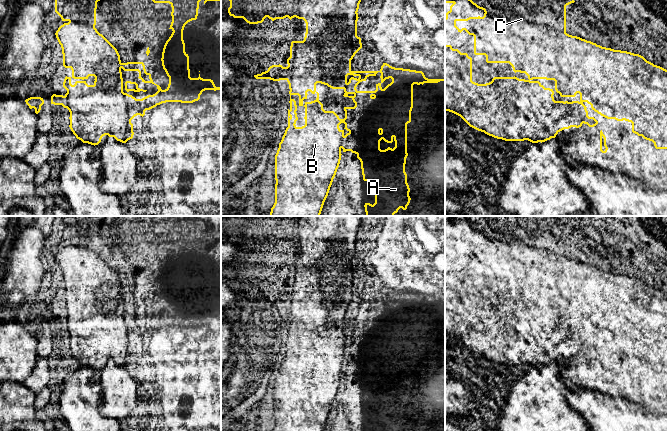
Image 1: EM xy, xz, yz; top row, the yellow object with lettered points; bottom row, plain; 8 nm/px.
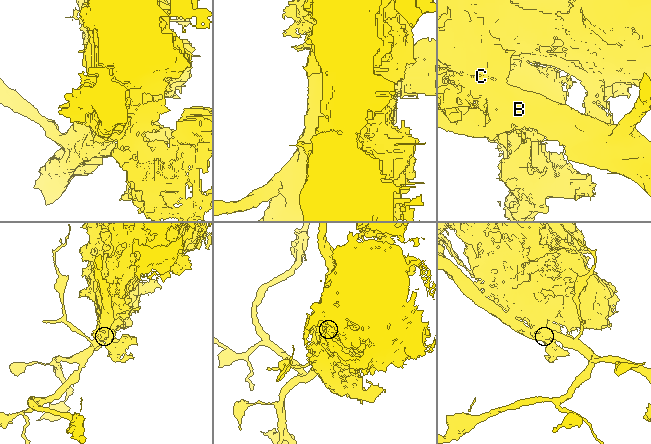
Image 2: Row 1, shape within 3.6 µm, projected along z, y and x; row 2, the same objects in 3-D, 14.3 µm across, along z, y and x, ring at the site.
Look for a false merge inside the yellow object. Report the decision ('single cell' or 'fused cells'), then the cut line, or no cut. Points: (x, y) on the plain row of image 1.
fused cells; cut in yz along (485, 236), (504, 242), (519, 242), (542, 247), (565, 256)

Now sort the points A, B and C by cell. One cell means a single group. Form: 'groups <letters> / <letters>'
groups A C / B

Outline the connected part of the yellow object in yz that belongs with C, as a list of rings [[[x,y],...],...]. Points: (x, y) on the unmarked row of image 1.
[[[445,216],[445,219],[467,223],[490,239],[511,244],[518,242],[562,256],[566,256],[566,230],[575,226],[572,216]]]

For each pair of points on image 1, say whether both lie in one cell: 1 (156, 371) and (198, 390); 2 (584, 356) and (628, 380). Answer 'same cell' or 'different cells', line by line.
1: same cell
2: same cell

